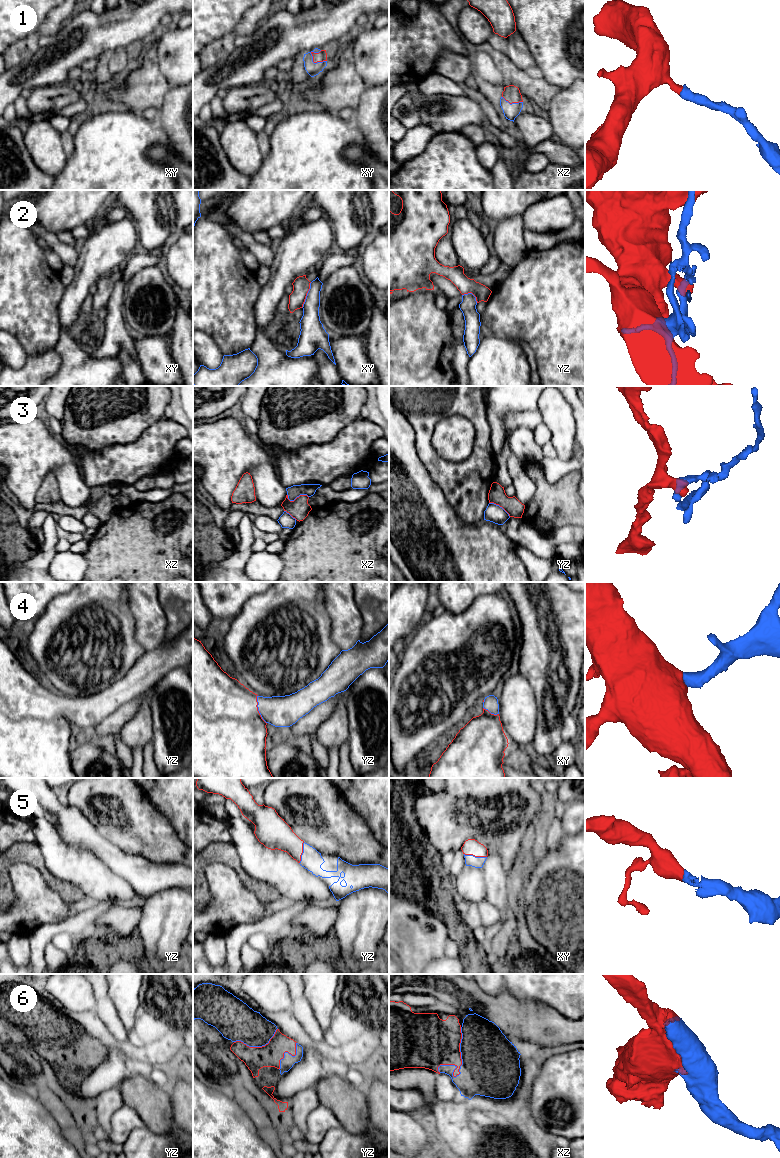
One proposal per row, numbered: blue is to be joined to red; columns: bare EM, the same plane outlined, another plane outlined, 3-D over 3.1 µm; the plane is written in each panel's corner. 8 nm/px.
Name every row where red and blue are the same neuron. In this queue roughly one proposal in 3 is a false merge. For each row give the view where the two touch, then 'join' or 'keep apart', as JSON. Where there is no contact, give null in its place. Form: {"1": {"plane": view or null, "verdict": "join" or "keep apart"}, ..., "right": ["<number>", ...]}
{"1": {"plane": "xy", "verdict": "join"}, "2": {"plane": "xy", "verdict": "keep apart"}, "3": {"plane": "xz", "verdict": "keep apart"}, "4": {"plane": "yz", "verdict": "join"}, "5": {"plane": "xy", "verdict": "join"}, "6": {"plane": "xz", "verdict": "join"}, "right": ["1", "4", "5", "6"]}

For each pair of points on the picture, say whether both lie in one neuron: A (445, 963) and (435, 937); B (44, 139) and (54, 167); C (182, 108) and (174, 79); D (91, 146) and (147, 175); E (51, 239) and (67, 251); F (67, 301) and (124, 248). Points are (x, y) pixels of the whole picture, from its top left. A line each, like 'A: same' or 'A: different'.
A: different
B: same
C: different
D: same
E: same
F: same

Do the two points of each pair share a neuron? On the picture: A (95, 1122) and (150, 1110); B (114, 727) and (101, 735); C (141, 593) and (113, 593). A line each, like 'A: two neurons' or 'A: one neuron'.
A: two neurons
B: one neuron
C: two neurons

